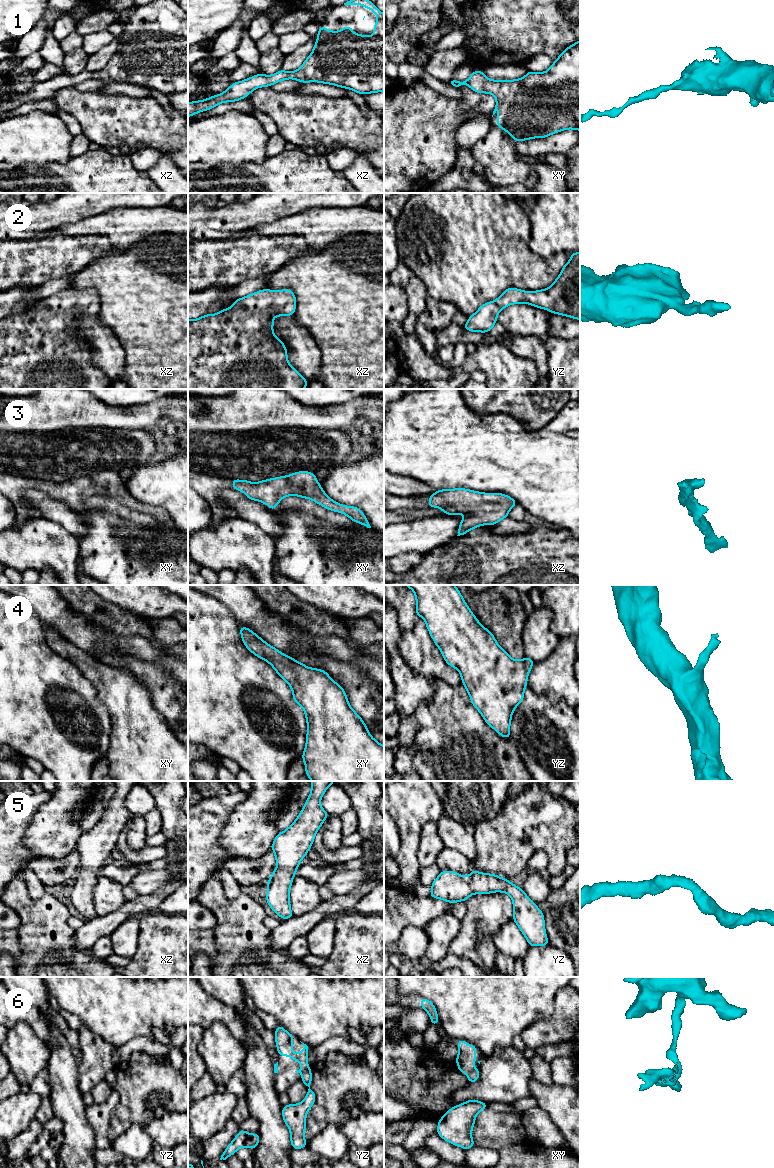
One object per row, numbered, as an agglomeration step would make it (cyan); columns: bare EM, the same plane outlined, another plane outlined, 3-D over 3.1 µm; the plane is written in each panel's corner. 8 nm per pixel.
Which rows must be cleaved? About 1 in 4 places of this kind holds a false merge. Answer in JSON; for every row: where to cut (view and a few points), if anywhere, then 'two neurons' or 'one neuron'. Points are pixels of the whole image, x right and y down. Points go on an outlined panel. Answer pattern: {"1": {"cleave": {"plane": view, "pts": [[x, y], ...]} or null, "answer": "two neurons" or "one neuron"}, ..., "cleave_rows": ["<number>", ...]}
{"1": {"cleave": null, "answer": "one neuron"}, "2": {"cleave": null, "answer": "one neuron"}, "3": {"cleave": null, "answer": "one neuron"}, "4": {"cleave": null, "answer": "one neuron"}, "5": {"cleave": null, "answer": "one neuron"}, "6": {"cleave": {"plane": "xy", "pts": [[475, 1068], [468, 1074]]}, "answer": "two neurons"}, "cleave_rows": ["6"]}

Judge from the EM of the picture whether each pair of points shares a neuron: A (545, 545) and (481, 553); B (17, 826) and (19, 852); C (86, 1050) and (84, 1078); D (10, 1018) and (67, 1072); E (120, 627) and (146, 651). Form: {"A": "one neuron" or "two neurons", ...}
{"A": "one neuron", "B": "one neuron", "C": "one neuron", "D": "two neurons", "E": "two neurons"}

